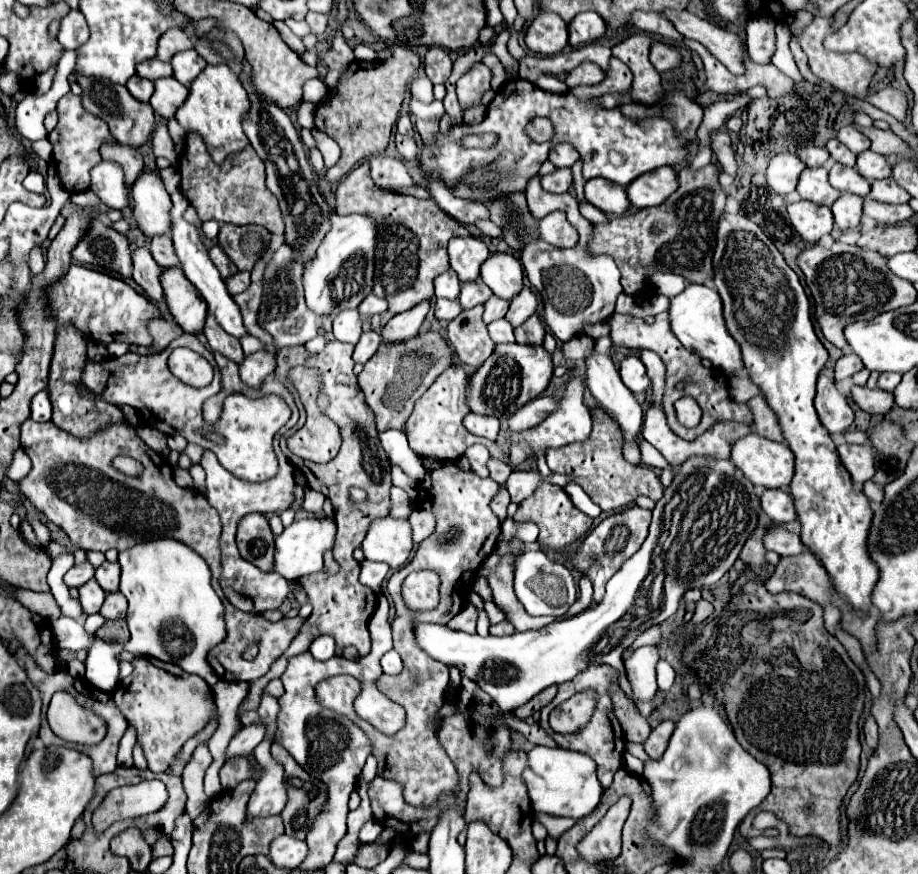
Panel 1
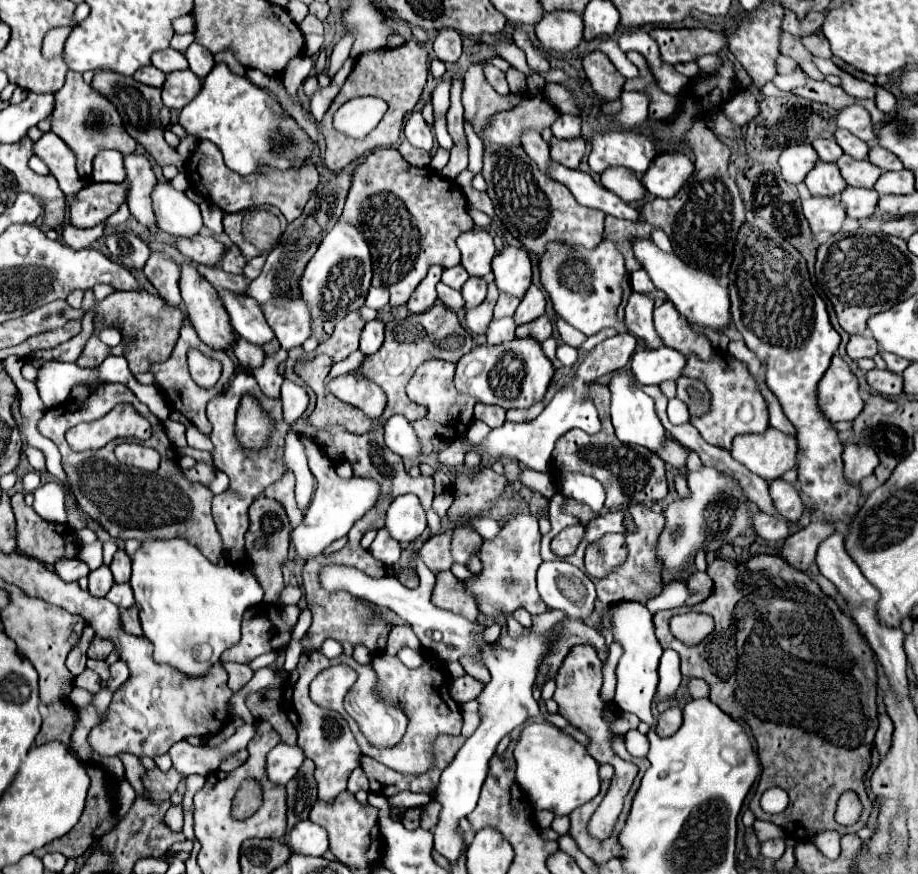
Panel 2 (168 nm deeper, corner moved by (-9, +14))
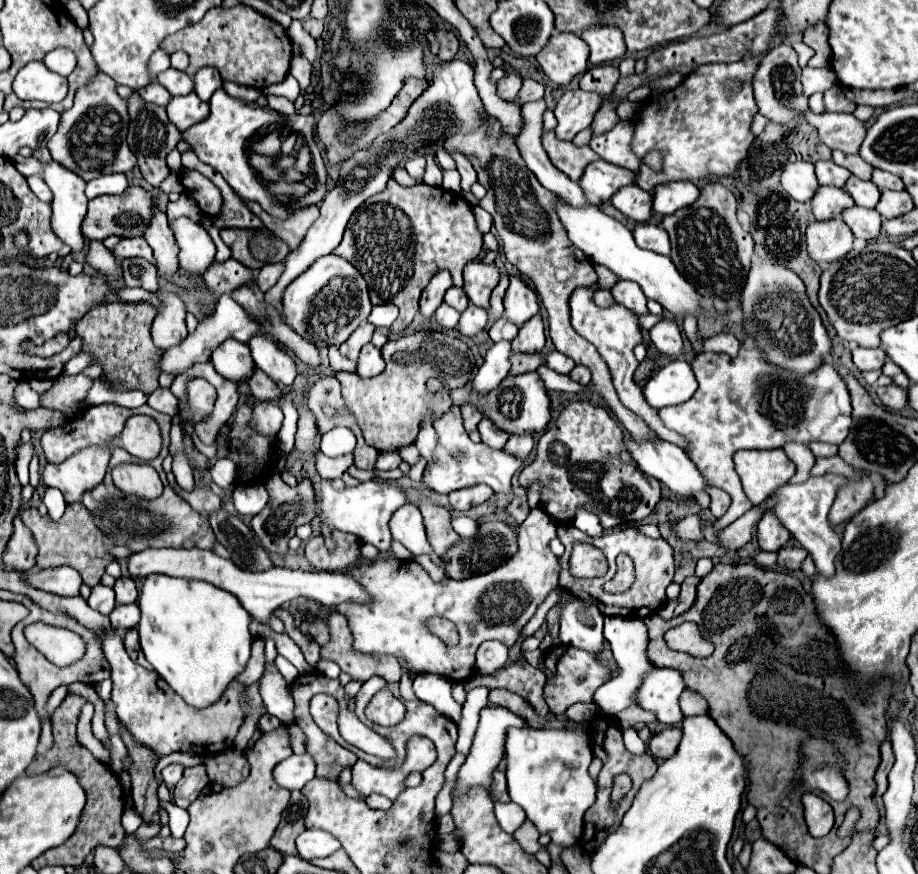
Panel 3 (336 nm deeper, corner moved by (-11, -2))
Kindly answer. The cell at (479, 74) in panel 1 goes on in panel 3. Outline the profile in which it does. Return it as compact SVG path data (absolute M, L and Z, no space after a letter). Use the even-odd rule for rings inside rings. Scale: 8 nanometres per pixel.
M479 128L477 132L473 134L453 134L451 138L445 140L443 148L447 154L463 154L467 156L471 162L473 162L473 168L479 176L479 182L487 188L487 212L493 216L493 226L499 234L499 238L503 240L503 250L505 250L505 256L507 260L519 268L519 272L523 276L527 276L533 284L535 284L535 290L543 302L543 306L547 308L547 314L549 314L549 332L551 332L551 338L553 338L553 344L555 348L573 358L575 364L583 364L591 370L591 384L593 388L597 390L597 394L603 398L605 406L617 416L617 420L625 426L625 430L635 438L635 440L661 440L659 436L655 436L655 432L651 432L651 428L647 428L647 424L643 424L643 420L639 420L639 416L635 416L635 412L631 412L629 408L623 408L617 392L615 392L615 386L611 382L611 374L609 374L609 368L607 364L603 362L603 358L599 356L599 352L595 350L595 346L591 346L583 336L579 336L573 326L571 326L571 314L569 314L569 296L573 292L573 288L579 288L579 286L591 286L597 282L597 274L593 270L593 264L591 260L587 260L587 256L575 248L571 244L571 240L567 238L567 232L559 220L559 216L555 214L555 196L551 192L547 192L539 180L533 176L533 172L525 166L513 138L503 138L503 140L493 140L487 136L485 132L487 128Z

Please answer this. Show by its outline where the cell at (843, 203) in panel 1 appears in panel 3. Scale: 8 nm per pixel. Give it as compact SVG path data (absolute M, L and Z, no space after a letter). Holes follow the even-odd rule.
M855 206L855 208L849 208L843 212L843 220L857 238L871 240L871 238L879 236L881 216L877 210L867 210L867 208Z

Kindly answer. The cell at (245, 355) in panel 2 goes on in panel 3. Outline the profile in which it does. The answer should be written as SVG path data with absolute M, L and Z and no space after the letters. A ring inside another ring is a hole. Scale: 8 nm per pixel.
M259 368L255 370L253 378L249 380L249 388L251 388L251 394L261 402L279 400L283 396L283 392L277 388L277 384L271 378L267 378L267 374L261 372Z

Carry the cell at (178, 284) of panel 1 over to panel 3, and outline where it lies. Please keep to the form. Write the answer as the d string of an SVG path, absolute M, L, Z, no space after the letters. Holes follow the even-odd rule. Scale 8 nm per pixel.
M225 340L223 346L219 346L213 352L211 362L223 378L237 382L237 384L247 382L251 378L251 372L255 372L251 350L247 348L247 344L241 344L237 340Z

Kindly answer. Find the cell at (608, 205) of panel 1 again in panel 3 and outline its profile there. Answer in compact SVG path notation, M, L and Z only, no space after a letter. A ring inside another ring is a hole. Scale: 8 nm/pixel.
M637 184L623 186L613 198L613 206L625 214L627 218L635 222L647 222L651 218L651 208L653 208L653 196L645 190L641 190Z

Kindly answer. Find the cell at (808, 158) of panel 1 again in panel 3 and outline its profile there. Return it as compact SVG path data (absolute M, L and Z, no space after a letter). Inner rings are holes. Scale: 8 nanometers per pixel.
M833 160L827 162L815 162L815 174L821 186L837 186L843 188L847 178L851 176L851 172L847 168L837 166Z

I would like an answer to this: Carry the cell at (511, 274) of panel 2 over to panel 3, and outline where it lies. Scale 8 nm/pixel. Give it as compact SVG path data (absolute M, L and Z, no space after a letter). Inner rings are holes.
M511 276L511 284L503 304L505 304L505 316L519 328L539 312L537 294L515 276Z

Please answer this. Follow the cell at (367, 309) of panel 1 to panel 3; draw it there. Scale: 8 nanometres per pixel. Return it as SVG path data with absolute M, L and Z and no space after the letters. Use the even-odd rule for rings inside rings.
M379 304L379 306L373 306L373 312L369 314L367 320L375 326L389 328L395 322L397 314L399 314L399 310L395 308L395 304Z

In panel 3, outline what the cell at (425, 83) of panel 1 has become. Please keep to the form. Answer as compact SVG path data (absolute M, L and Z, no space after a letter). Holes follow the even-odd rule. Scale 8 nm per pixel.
M427 148L427 154L425 154L425 158L427 158L427 170L425 170L423 182L431 184L431 186L441 186L441 178L443 178L443 172L441 172L441 168L435 164L431 148Z

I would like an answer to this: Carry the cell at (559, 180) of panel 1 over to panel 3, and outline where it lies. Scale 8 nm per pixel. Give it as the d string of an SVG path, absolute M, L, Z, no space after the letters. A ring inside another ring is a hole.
M553 130L543 134L543 148L545 148L549 160L553 162L553 166L559 168L563 174L567 174L575 182L581 178L585 166L599 158L599 156L595 156L595 152L589 146L577 148L571 142L559 140Z

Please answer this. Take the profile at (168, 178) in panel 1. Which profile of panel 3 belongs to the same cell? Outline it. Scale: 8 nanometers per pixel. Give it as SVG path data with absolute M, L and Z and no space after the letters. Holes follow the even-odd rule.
M171 172L171 174L163 180L163 184L161 184L159 188L165 192L165 194L169 194L169 192L183 192L183 186L181 186L181 182L179 182L179 174Z

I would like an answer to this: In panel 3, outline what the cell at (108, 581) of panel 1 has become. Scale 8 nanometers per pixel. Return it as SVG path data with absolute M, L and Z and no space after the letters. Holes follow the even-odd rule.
M121 576L115 582L113 590L117 594L117 604L133 604L133 602L137 602L137 586L135 586L133 578Z

